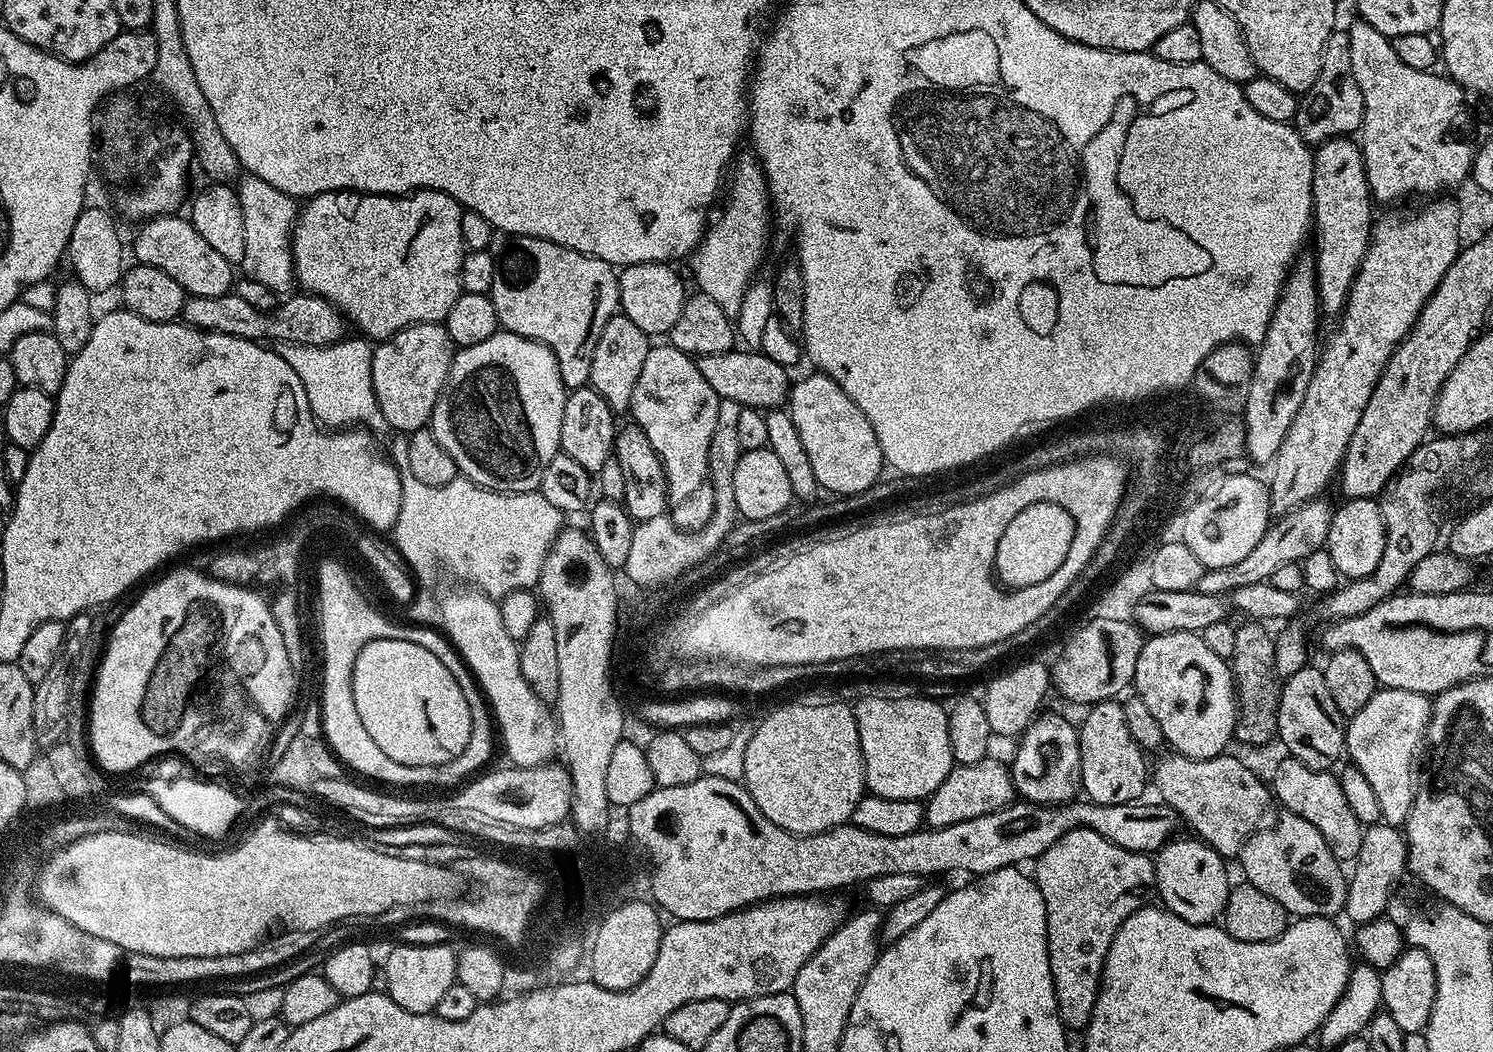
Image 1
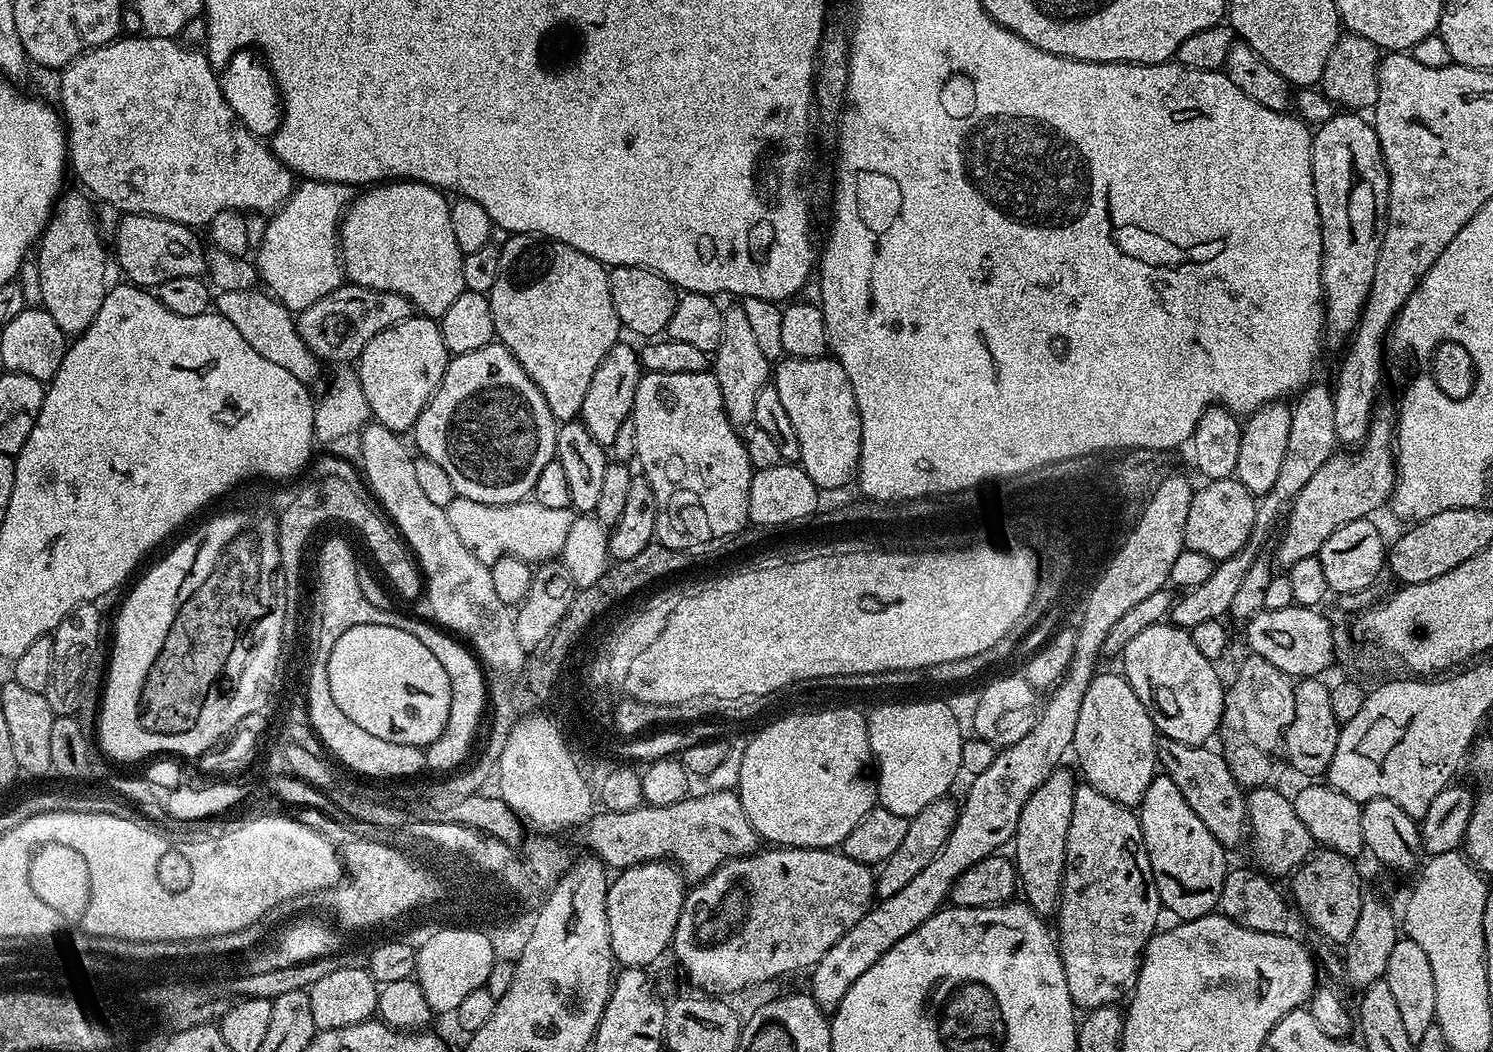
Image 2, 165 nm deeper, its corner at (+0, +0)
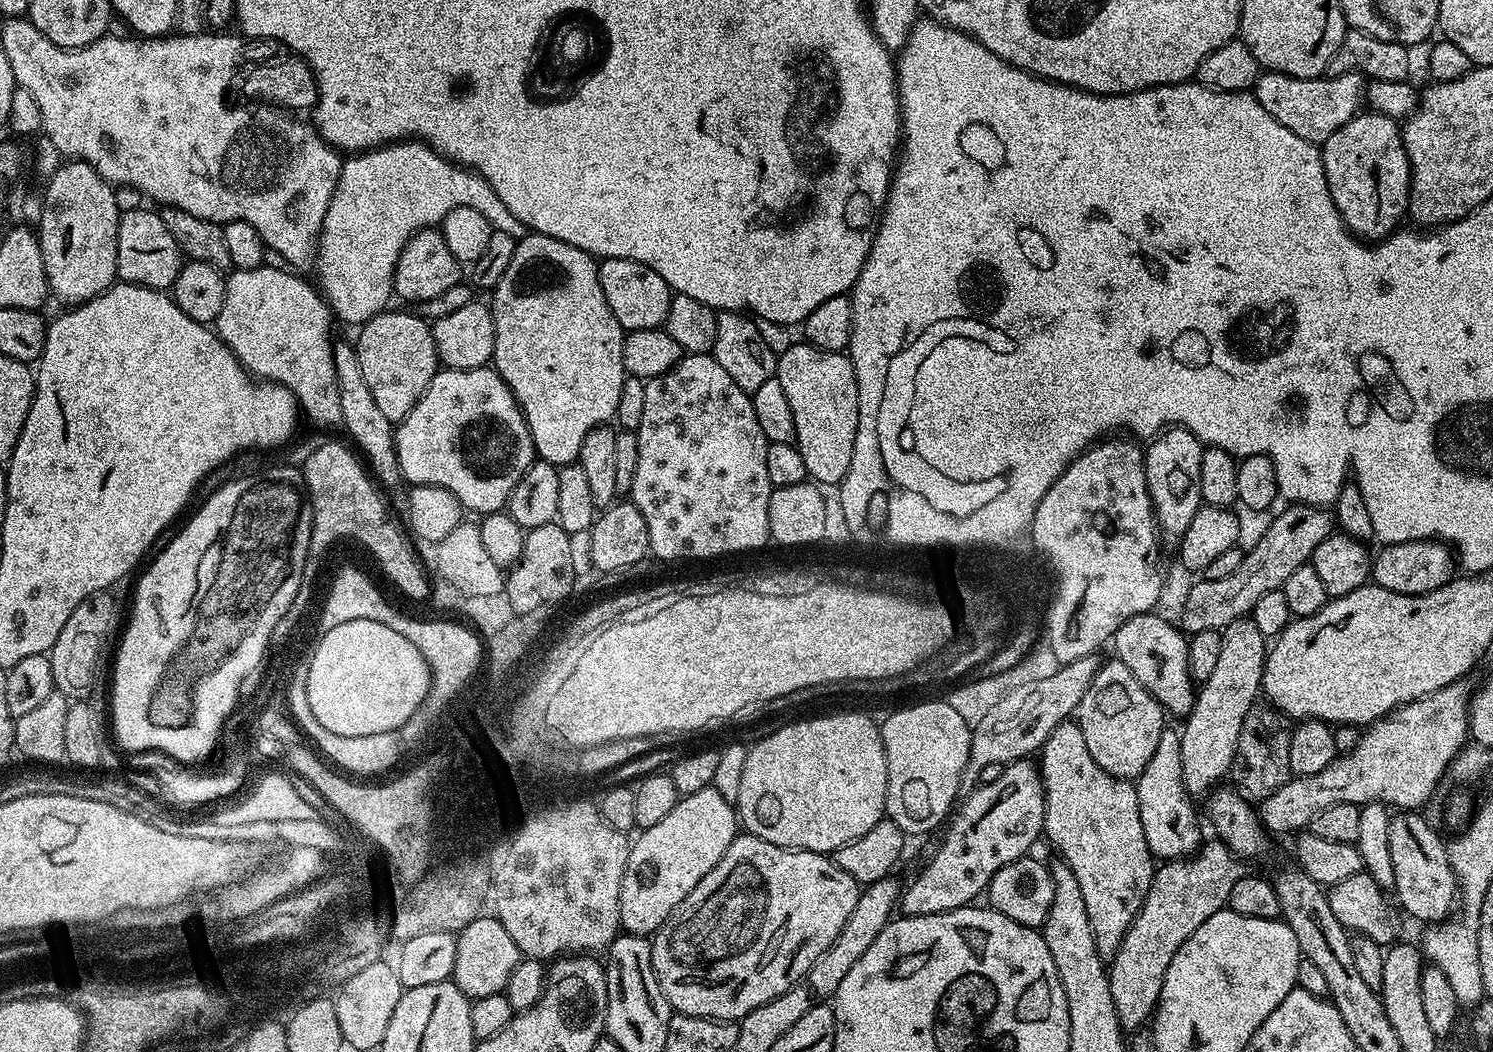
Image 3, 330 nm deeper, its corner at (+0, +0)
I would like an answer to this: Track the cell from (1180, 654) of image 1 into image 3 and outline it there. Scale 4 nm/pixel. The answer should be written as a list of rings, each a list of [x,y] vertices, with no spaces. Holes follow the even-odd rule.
[[[1152,612],[1141,616],[1131,616],[1114,633],[1116,640],[1115,659],[1121,660],[1138,678],[1138,682],[1164,709],[1179,718],[1187,718],[1192,713],[1192,703],[1196,701],[1192,672],[1188,669],[1188,640],[1185,633],[1173,622],[1166,621]]]

